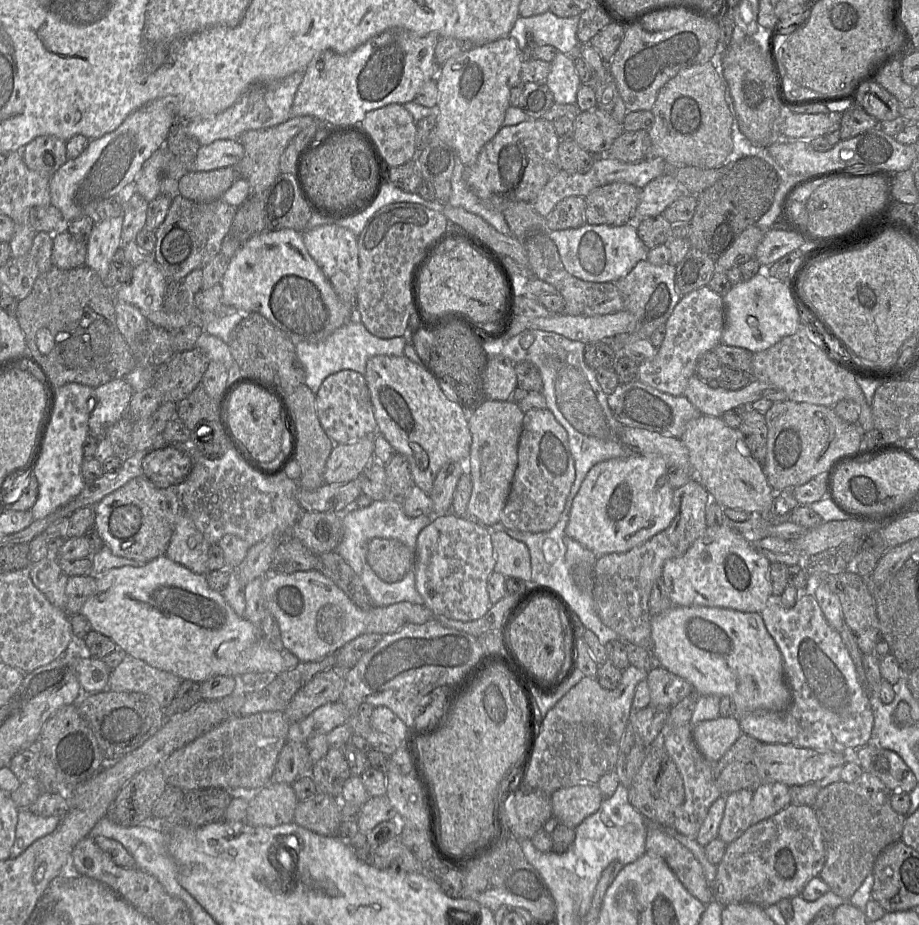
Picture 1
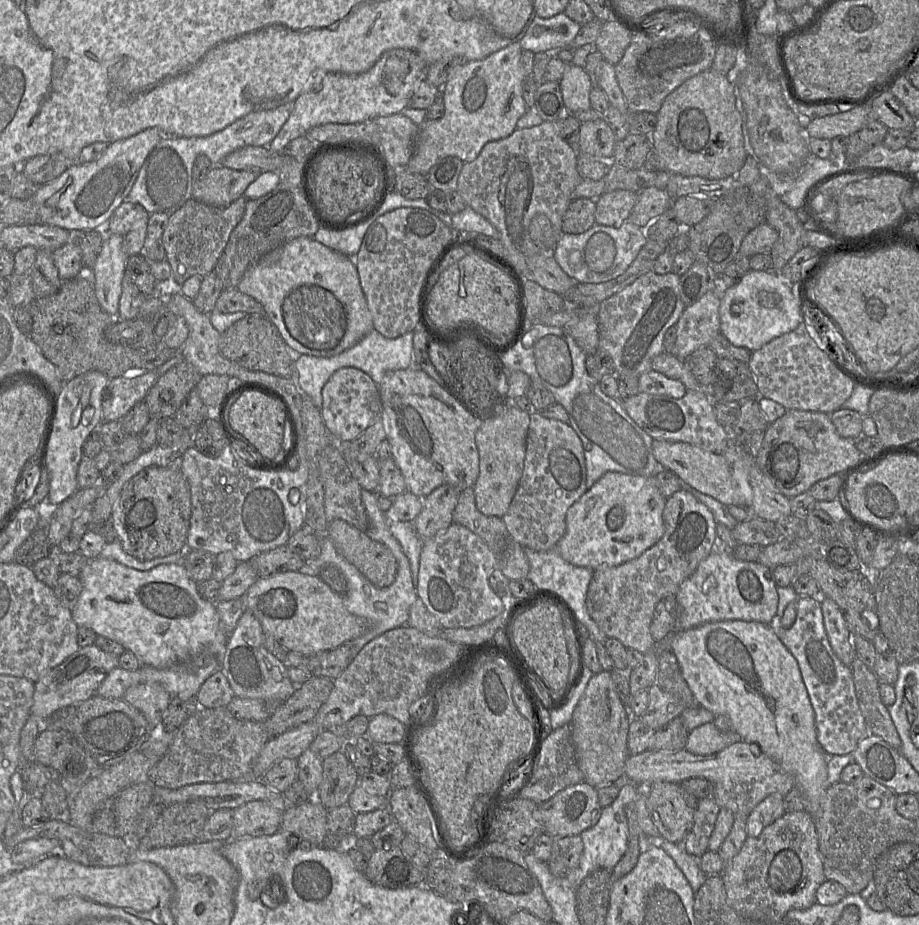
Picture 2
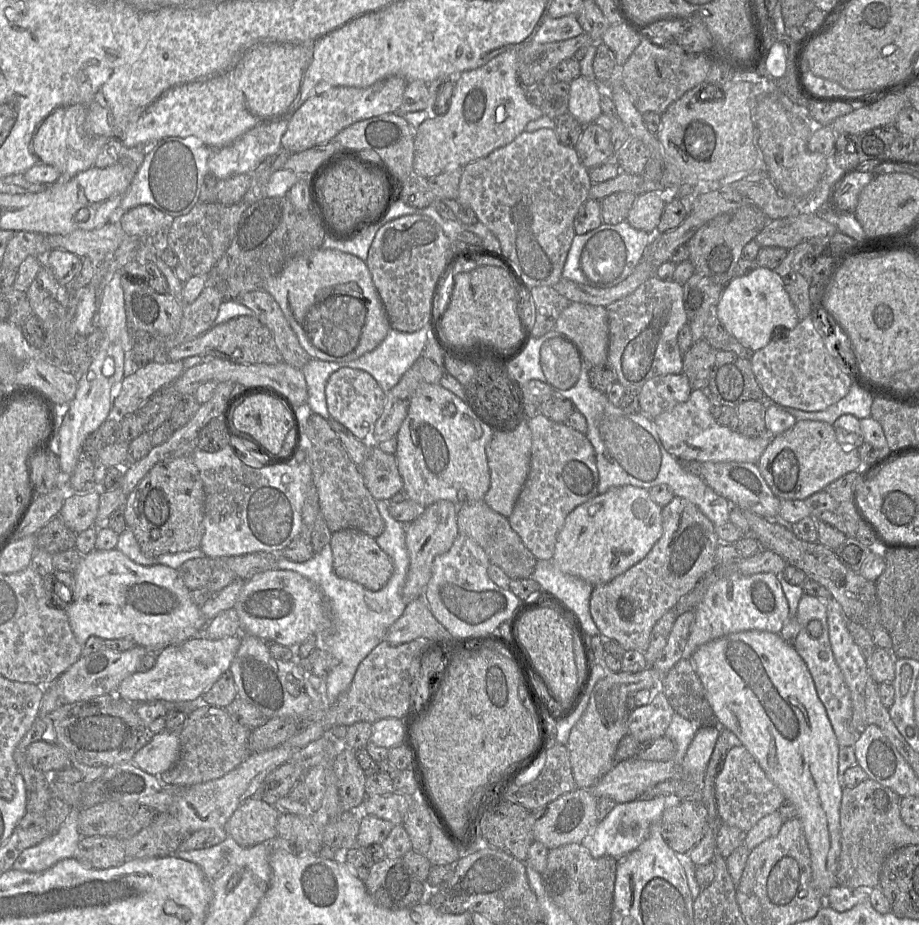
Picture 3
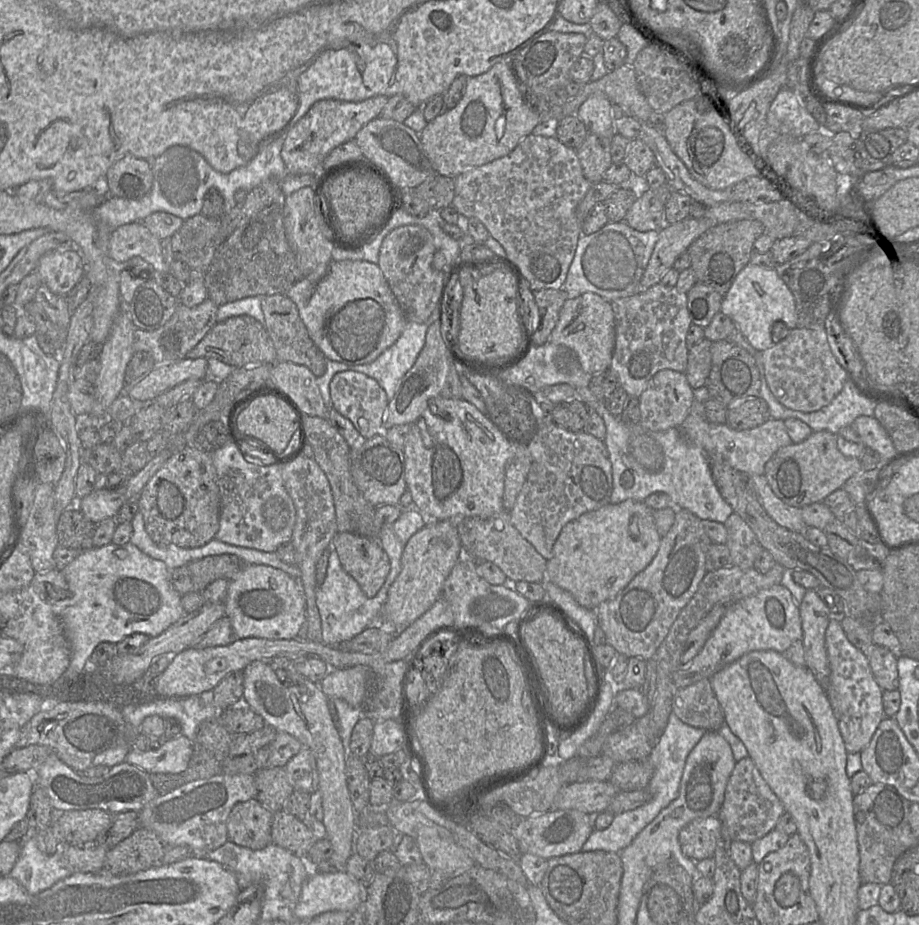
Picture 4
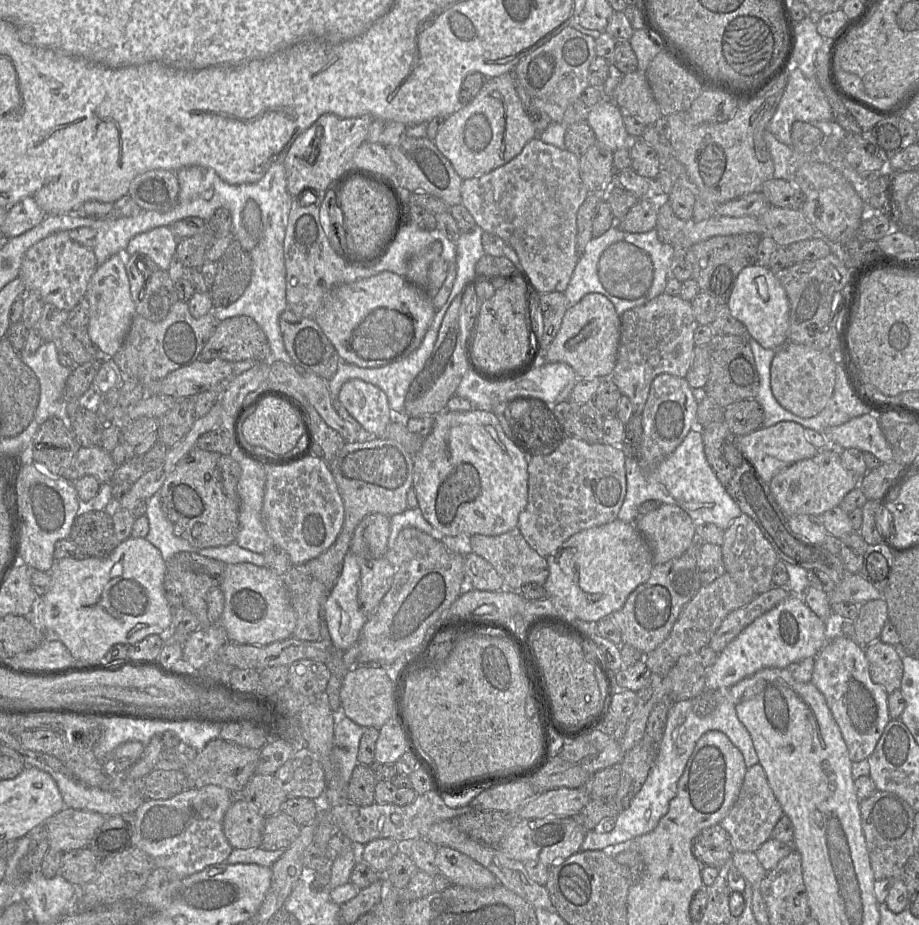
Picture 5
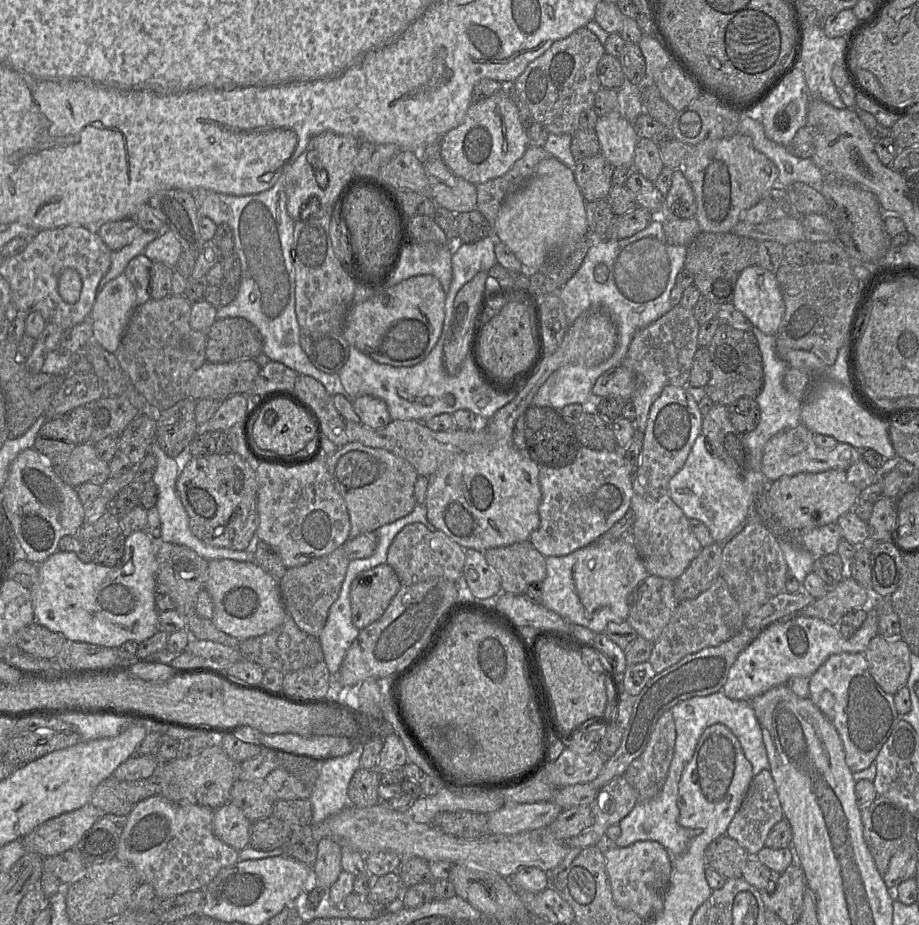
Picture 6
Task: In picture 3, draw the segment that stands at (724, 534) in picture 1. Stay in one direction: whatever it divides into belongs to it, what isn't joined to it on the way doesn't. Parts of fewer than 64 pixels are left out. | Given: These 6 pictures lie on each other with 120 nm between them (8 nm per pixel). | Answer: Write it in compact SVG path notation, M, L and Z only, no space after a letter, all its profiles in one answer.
M772 573L750 576L730 574L718 579L707 589L694 613L695 619L682 659L690 659L700 646L730 634L752 630L779 634L789 620L787 599L778 576Z

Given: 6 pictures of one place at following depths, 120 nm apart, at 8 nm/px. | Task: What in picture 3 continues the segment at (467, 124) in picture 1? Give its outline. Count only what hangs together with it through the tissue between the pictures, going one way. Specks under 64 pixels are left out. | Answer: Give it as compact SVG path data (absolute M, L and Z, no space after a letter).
M517 50L503 52L477 69L457 75L446 114L432 115L415 130L414 175L428 179L449 167L464 167L484 158L492 151L511 143L525 131L530 121L537 120L543 115L540 107L530 104L525 98L525 88L520 84L517 74Z

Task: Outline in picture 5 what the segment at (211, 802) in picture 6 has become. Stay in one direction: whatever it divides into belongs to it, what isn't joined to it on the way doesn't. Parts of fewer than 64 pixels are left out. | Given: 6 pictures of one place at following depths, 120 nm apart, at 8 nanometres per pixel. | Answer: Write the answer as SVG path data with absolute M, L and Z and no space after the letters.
M221 738L210 741L182 771L187 778L187 788L217 785L234 795L241 794L247 782L256 773L260 750L225 741Z

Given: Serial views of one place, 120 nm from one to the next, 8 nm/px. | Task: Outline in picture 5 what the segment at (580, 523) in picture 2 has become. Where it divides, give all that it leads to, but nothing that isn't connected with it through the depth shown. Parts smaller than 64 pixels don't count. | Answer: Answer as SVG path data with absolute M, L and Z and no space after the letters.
M615 519L609 523L582 530L569 537L546 557L549 575L543 584L546 596L568 607L578 619L598 622L621 609L631 592L645 583L653 568L651 550L634 523Z

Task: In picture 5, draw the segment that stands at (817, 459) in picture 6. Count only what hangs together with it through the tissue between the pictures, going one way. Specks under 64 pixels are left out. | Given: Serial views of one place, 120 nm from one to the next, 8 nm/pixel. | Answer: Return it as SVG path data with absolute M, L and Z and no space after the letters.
M781 421L770 427L761 427L747 435L737 436L737 444L744 457L766 483L783 469L800 460L813 458L819 452L819 449L806 439L805 428L793 421Z

